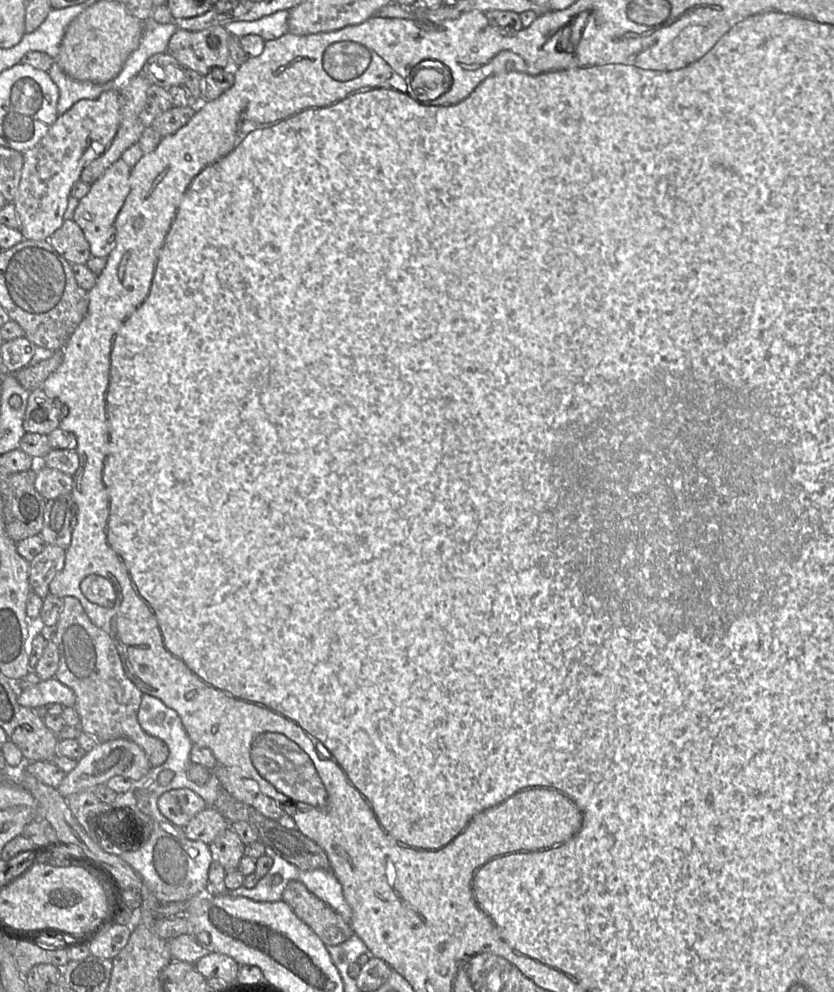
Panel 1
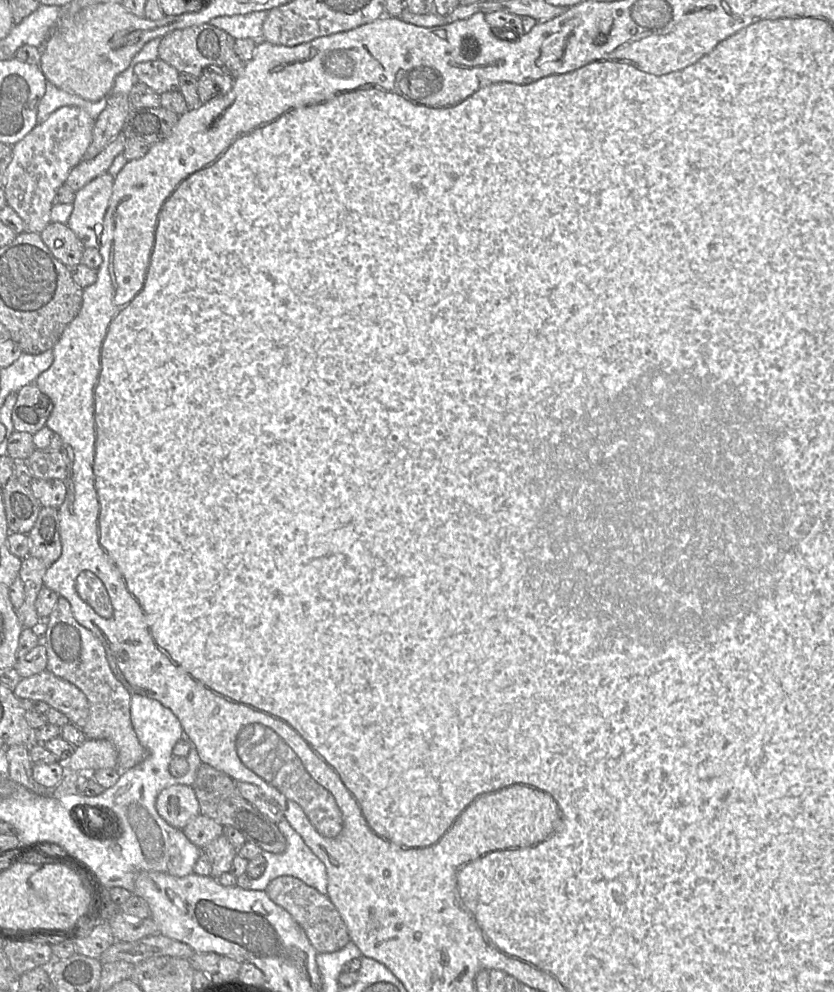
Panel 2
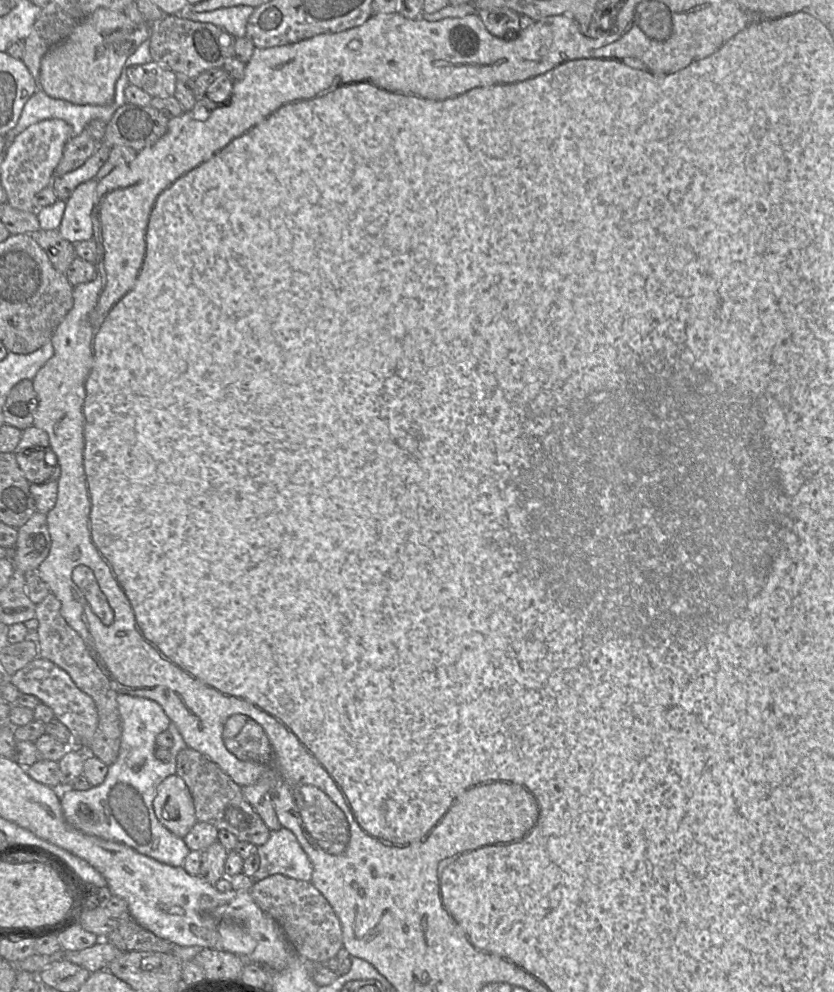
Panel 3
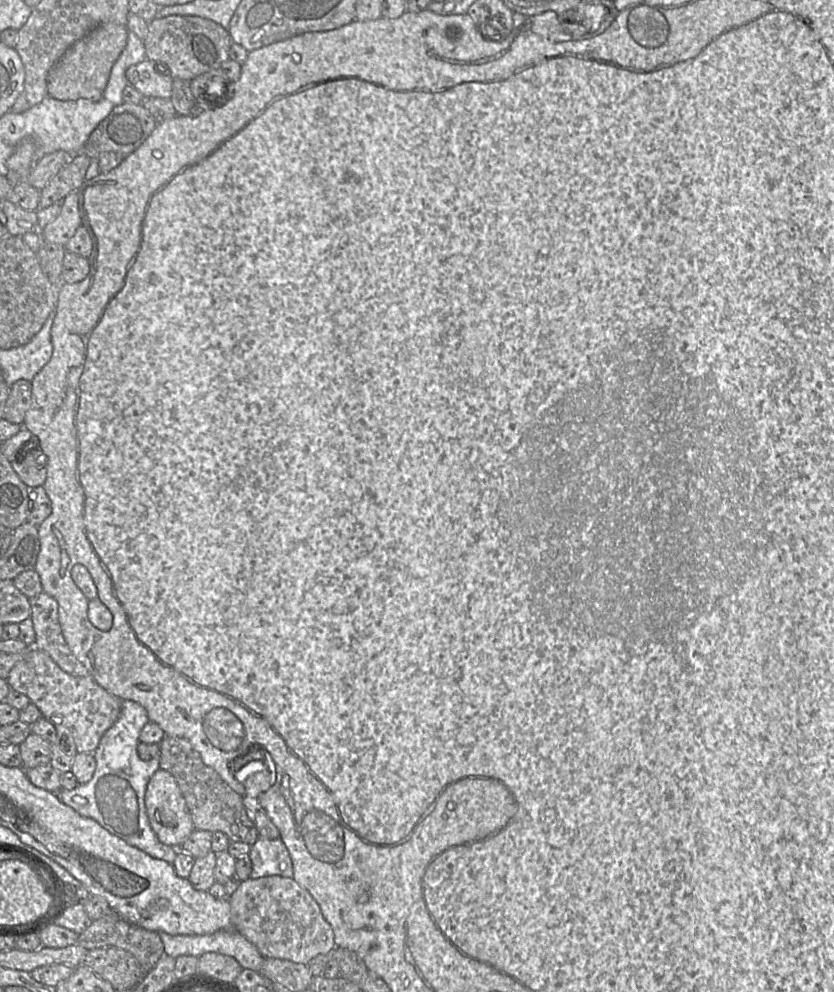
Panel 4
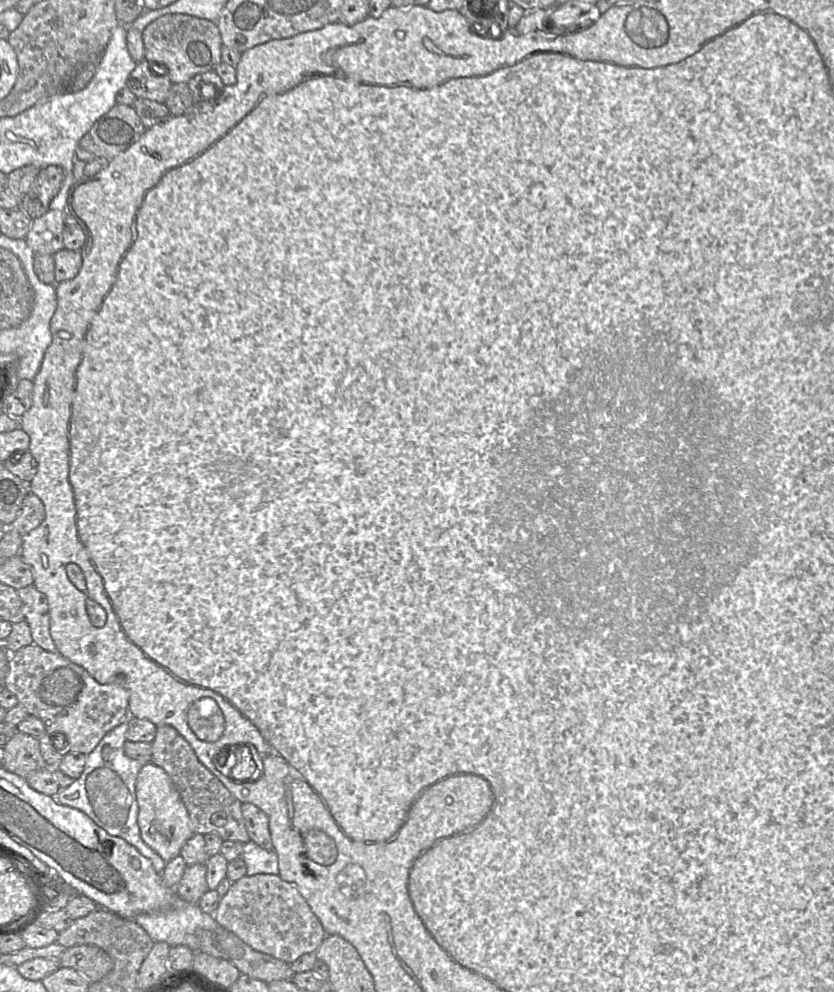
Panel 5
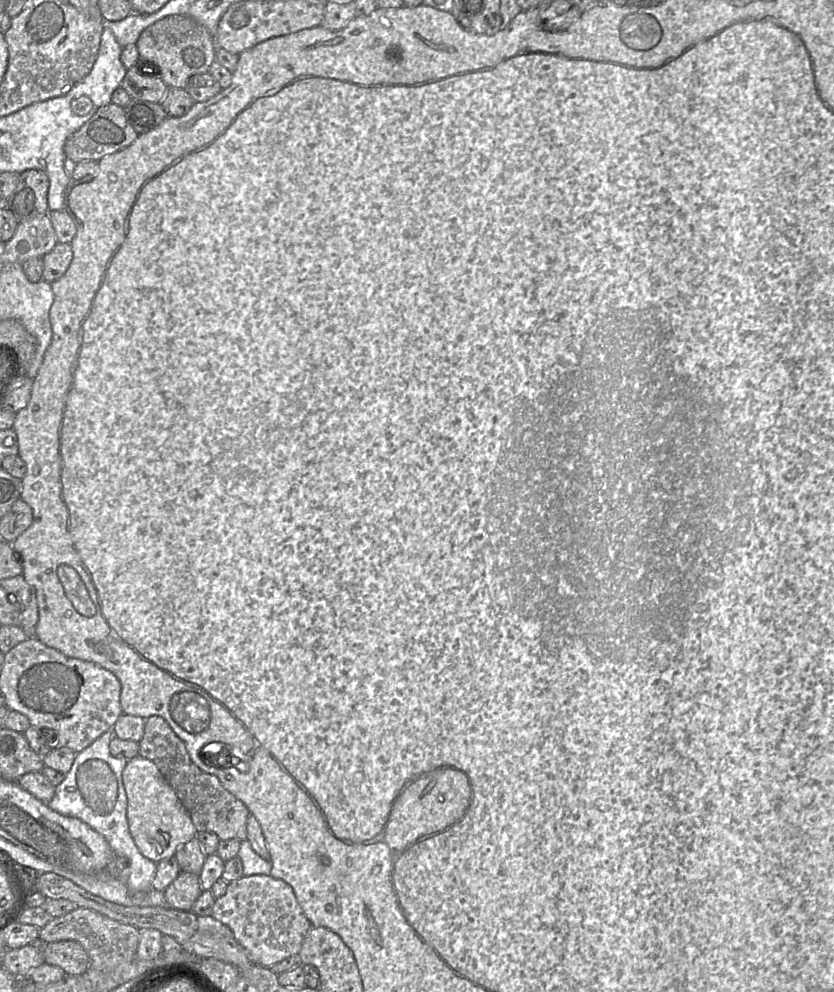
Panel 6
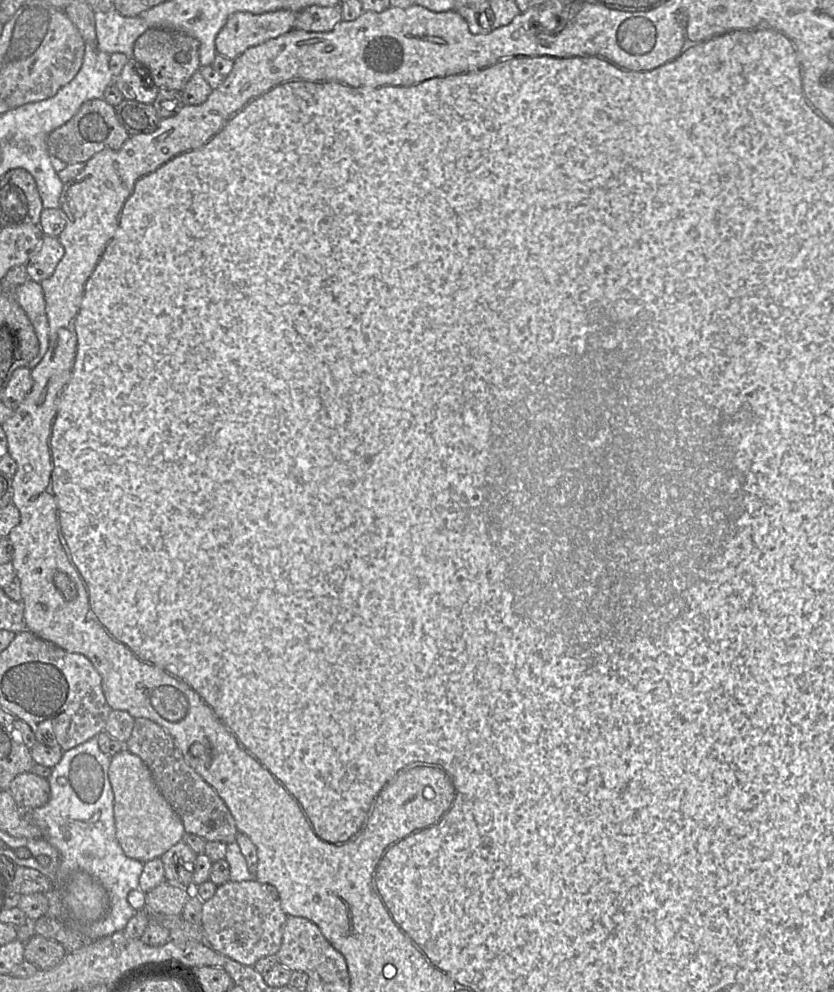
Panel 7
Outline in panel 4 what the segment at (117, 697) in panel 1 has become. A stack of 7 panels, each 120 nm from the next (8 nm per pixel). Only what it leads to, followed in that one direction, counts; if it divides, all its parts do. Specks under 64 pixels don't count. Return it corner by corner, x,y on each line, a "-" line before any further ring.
42,592
29,599
31,620
35,630
35,647
47,653
66,673
78,677
89,676
86,667
67,645
58,616
57,601

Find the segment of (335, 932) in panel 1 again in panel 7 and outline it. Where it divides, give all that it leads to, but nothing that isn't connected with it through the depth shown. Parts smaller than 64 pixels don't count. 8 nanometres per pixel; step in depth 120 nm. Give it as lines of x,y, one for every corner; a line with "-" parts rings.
256,879
227,881
218,886
209,900
203,902
201,926
204,941
235,961
254,966
260,958
276,955
279,951
287,916
273,885

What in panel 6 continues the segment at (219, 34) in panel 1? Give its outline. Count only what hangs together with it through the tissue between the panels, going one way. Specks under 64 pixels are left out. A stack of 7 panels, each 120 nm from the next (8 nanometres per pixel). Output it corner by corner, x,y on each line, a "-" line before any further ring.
169,15
147,27
136,42
141,60
157,64
162,80
169,88
185,88
188,79
207,73
216,61
216,42
211,33
198,21
187,15

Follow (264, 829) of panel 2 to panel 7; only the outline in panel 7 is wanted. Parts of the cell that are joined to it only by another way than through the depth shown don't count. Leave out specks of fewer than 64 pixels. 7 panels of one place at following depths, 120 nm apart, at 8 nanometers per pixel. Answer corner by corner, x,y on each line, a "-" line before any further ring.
137,718
125,749
139,756
149,768
160,793
179,815
185,832
206,841
226,844
236,842
238,829
225,802
185,761
174,739
167,731
148,718

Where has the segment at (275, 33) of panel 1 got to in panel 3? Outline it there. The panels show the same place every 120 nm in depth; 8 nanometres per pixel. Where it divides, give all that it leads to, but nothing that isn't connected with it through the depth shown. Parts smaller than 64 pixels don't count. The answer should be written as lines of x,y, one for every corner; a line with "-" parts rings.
247,5
219,8
207,12
184,12
182,18
212,23
230,33
236,38
246,36
246,25
254,8

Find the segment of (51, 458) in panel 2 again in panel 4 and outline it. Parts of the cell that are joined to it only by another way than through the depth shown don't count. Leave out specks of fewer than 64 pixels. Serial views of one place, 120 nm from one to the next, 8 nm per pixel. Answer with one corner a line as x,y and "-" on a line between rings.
40,448
24,450
18,458
8,457
8,459
16,474
28,488
44,485
47,478
47,456

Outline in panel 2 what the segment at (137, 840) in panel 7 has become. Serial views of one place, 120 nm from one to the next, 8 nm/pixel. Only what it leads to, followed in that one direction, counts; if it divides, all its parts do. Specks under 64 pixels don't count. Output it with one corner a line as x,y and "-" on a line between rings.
177,784
163,789
156,798
156,810
169,825
183,829
200,814
199,803
191,786

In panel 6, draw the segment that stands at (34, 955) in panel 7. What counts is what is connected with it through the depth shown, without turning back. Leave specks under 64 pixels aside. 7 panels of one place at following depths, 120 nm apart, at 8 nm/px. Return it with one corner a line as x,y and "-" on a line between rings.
73,940
46,943
43,944
42,950
45,963
60,967
67,975
82,974
90,965
84,947

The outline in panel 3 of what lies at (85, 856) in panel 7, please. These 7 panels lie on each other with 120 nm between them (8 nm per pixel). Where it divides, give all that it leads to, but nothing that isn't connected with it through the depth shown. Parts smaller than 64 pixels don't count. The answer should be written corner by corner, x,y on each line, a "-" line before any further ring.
119,694
117,696
117,703
122,725
118,757
114,763
108,766
108,773
100,785
92,786
86,791
64,789
59,792
64,818
69,825
88,835
123,843
135,851
161,863
174,867
182,867
190,849
182,838
172,834
159,822
153,809
153,800
156,796
158,785
166,777
176,773
175,757
171,756
169,761
163,762
158,760
154,753
157,735
166,731
171,721
163,708
153,700

